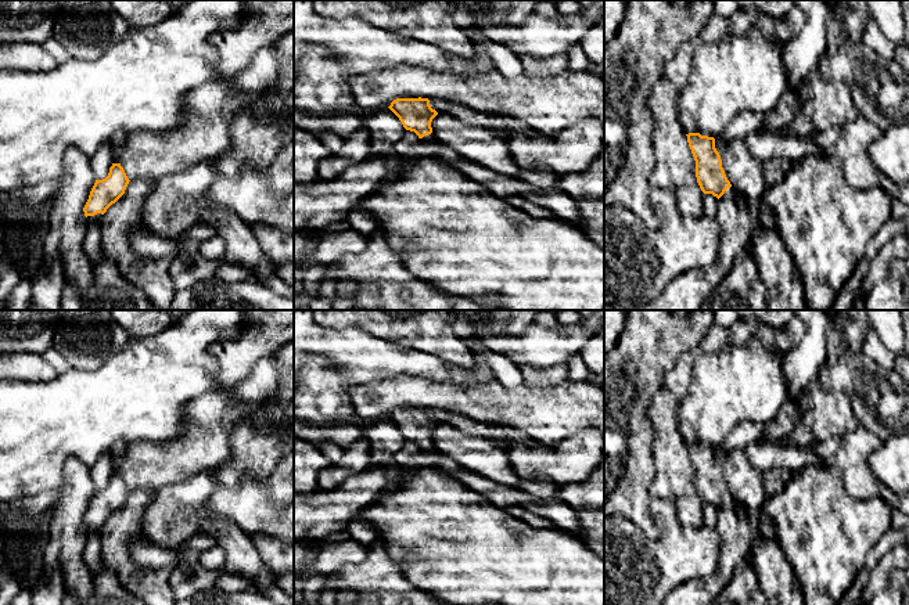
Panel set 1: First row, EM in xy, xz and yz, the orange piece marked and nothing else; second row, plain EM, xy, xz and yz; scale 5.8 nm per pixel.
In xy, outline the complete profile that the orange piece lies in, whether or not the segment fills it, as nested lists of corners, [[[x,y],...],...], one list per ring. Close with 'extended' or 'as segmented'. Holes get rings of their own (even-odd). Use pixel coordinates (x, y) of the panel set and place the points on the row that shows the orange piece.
[[[112,163],[108,176],[103,180],[96,180],[90,191],[83,208],[87,222],[101,220],[107,209],[125,194],[129,181],[121,163]]] | extended

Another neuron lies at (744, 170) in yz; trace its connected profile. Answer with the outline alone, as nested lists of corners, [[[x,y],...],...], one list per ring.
[[[730,140],[719,155],[732,187],[739,190],[751,205],[759,204],[768,188],[764,162],[750,151],[745,140]]]

